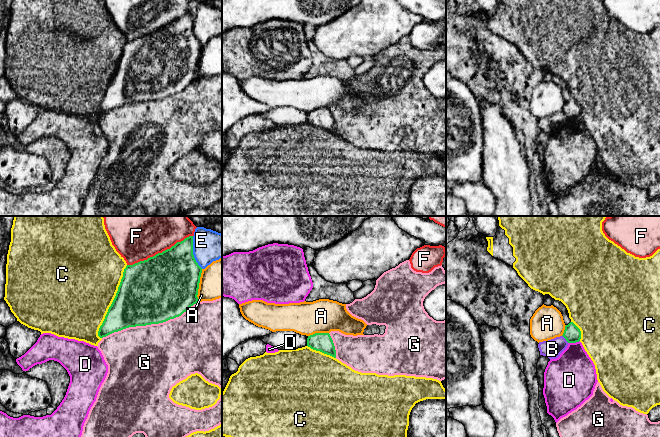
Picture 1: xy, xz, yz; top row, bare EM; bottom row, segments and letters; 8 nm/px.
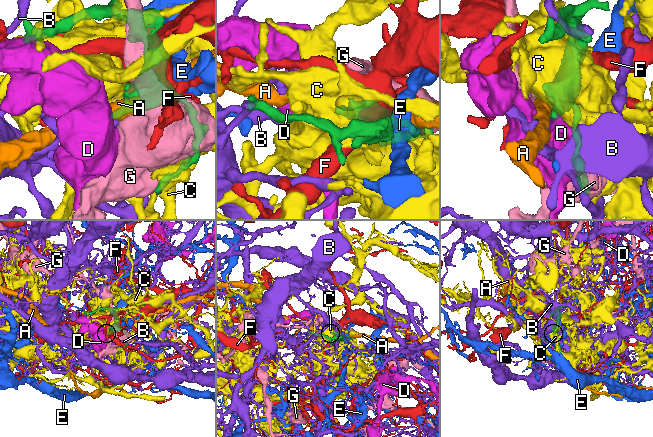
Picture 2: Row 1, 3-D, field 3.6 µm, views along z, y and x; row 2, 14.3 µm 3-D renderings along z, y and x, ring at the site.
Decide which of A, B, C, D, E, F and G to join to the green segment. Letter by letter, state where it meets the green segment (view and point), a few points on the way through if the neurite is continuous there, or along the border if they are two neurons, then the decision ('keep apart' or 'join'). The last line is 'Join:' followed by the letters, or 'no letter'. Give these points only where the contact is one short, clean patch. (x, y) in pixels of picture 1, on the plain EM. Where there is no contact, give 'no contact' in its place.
A: xy (198, 61) | keep apart
B: yz (565, 114) | keep apart
C: xy (112, 78) | keep apart
D: yz (573, 118) | along yz (579, 116), (568, 119) | keep apart
E: xy (192, 28) | keep apart
F: xy (159, 29) | keep apart
G: xy (149, 100) | keep apart
Join: no letter

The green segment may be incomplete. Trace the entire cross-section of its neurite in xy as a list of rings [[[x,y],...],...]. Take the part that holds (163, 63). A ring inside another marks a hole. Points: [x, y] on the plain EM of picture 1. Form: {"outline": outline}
{"outline": [[[193,12],[147,36],[127,41],[98,112],[181,92],[198,78],[201,49],[193,31]]]}

